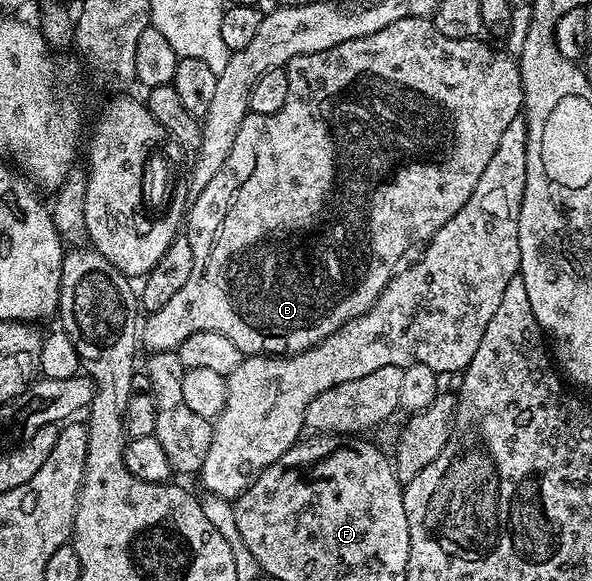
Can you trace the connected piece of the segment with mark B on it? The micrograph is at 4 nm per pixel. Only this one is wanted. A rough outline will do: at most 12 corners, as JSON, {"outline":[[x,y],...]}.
{"outline":[[400,18],[287,62],[145,347],[313,348],[472,198],[518,60]]}

